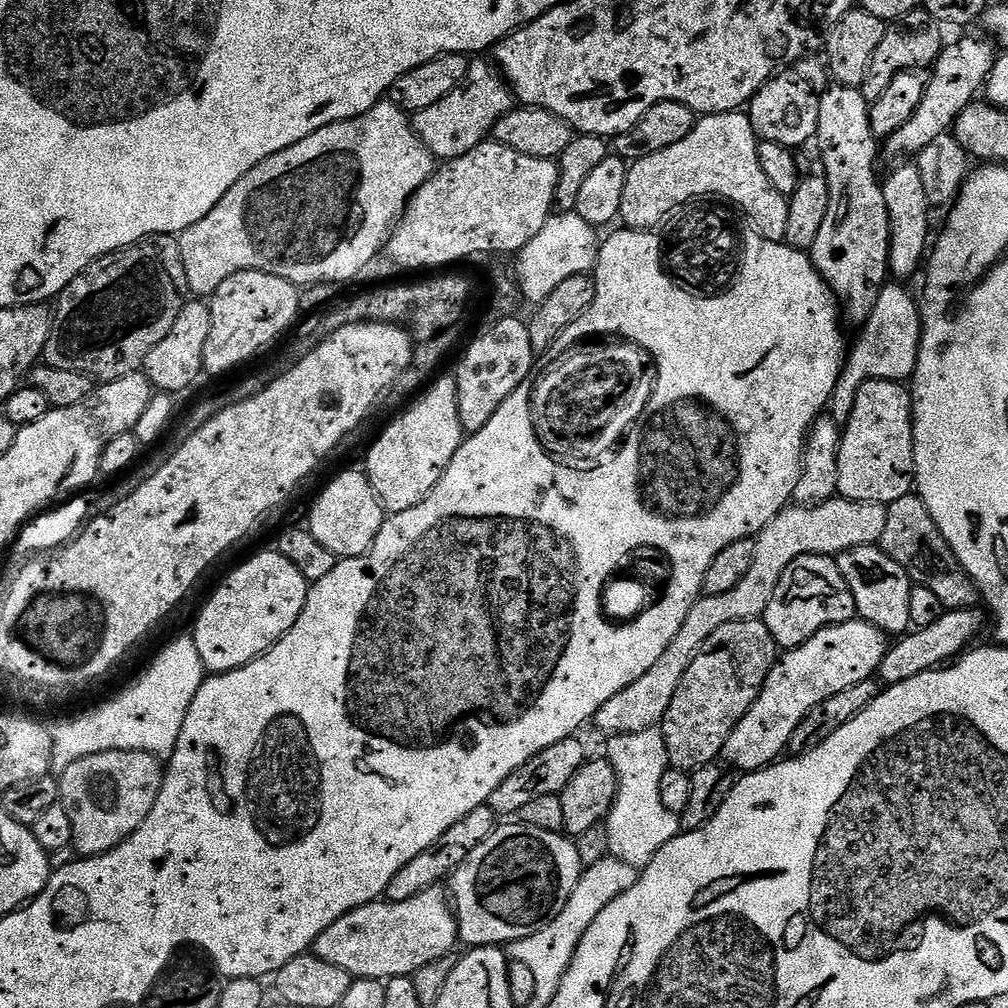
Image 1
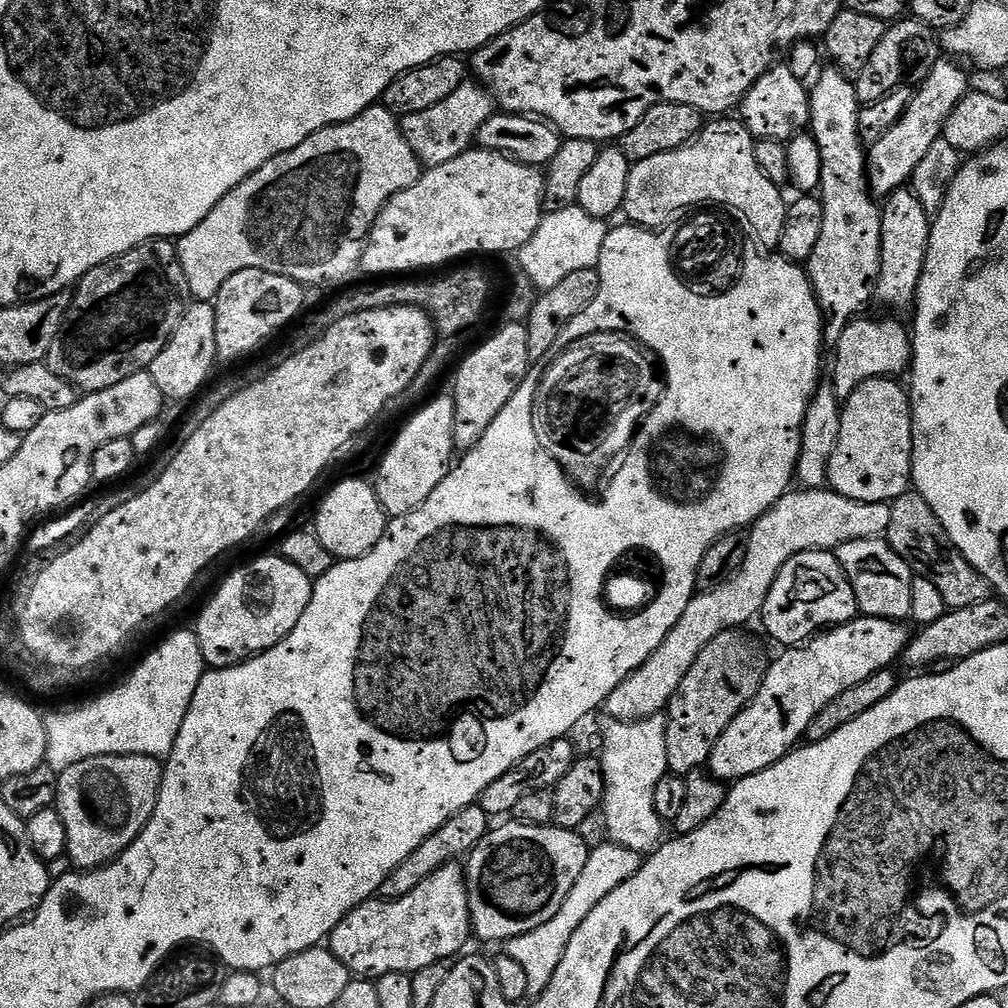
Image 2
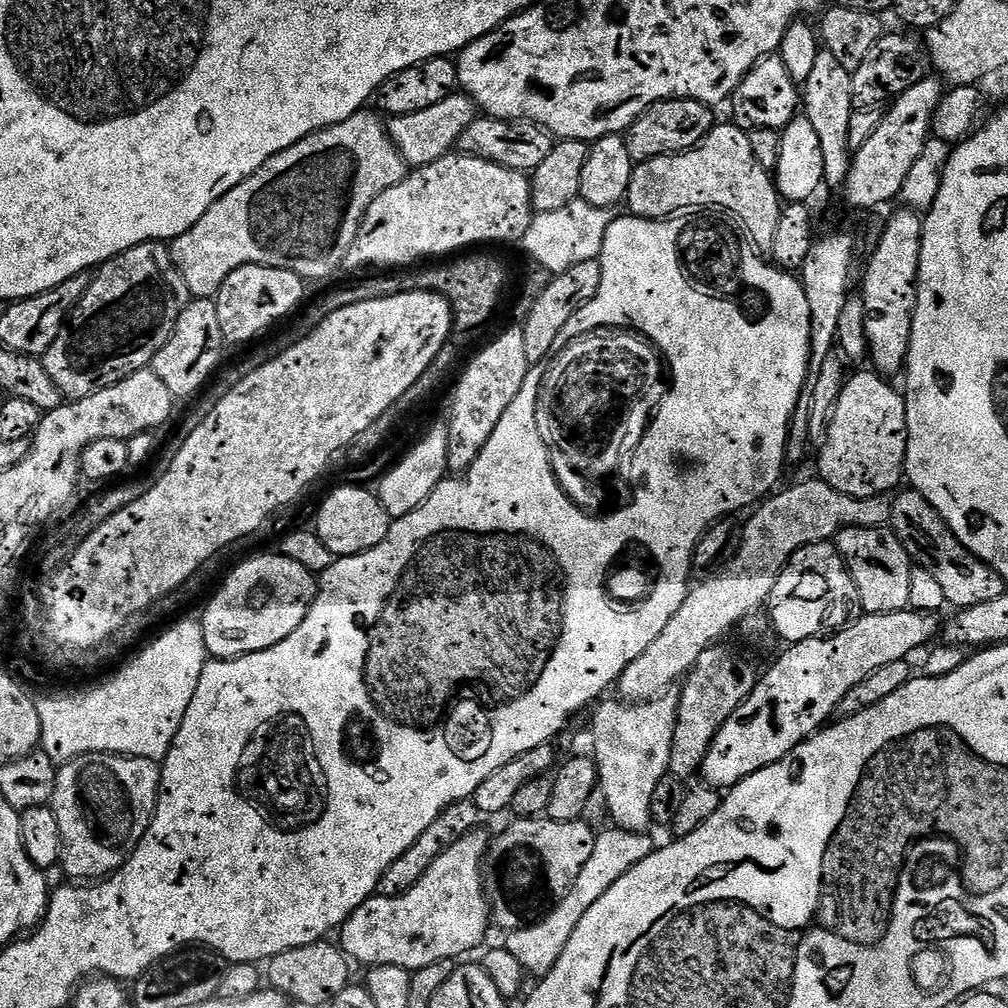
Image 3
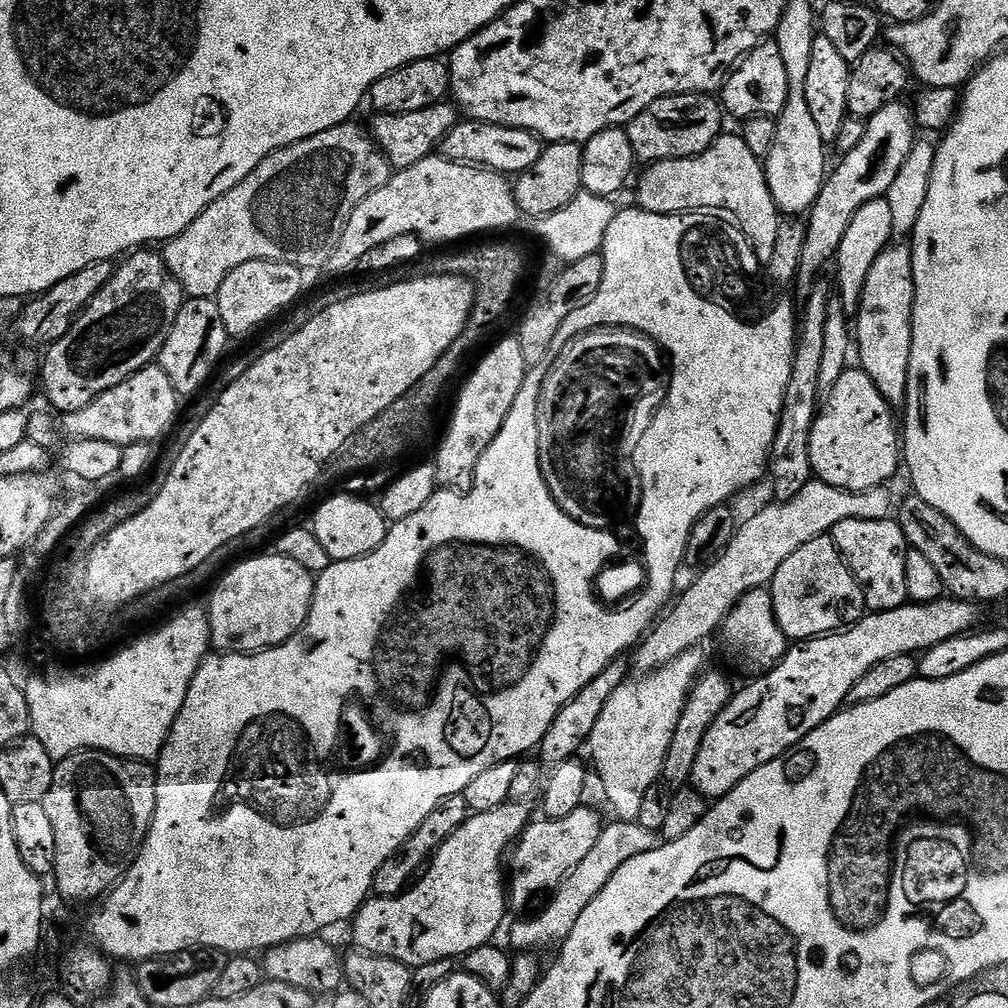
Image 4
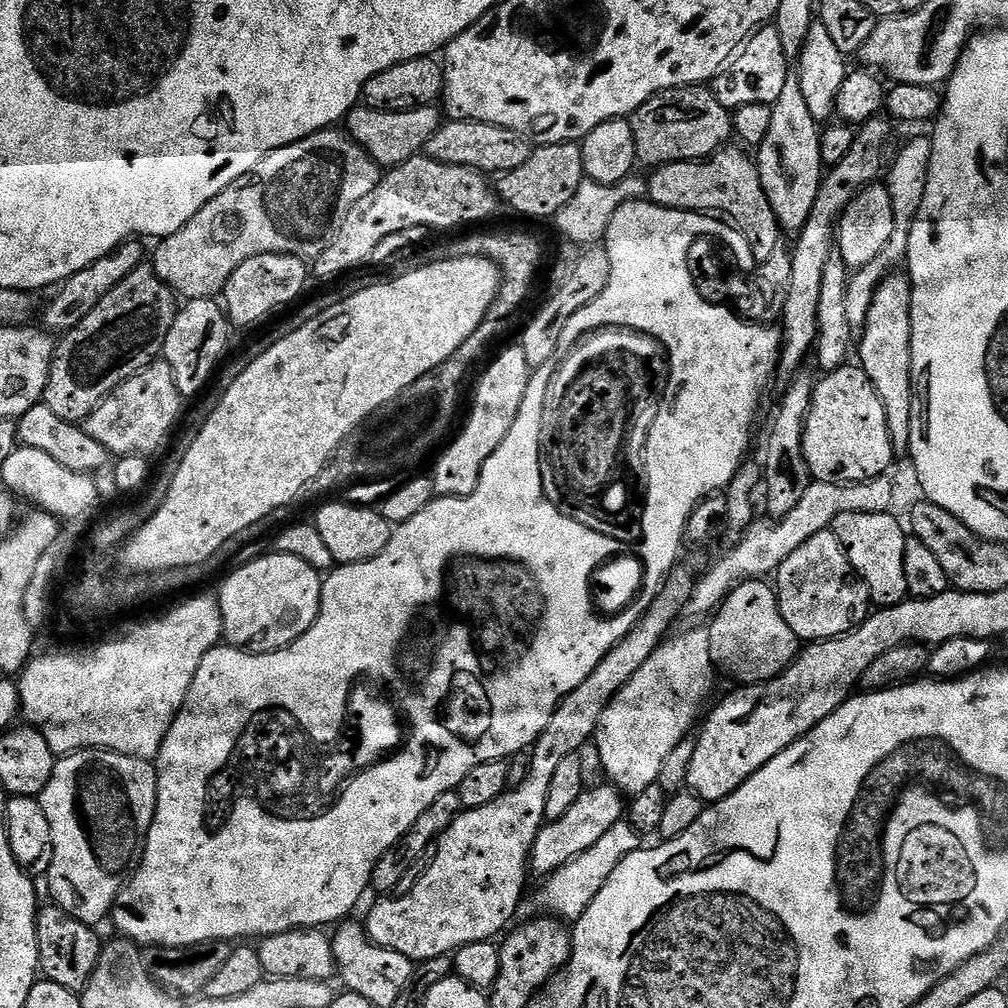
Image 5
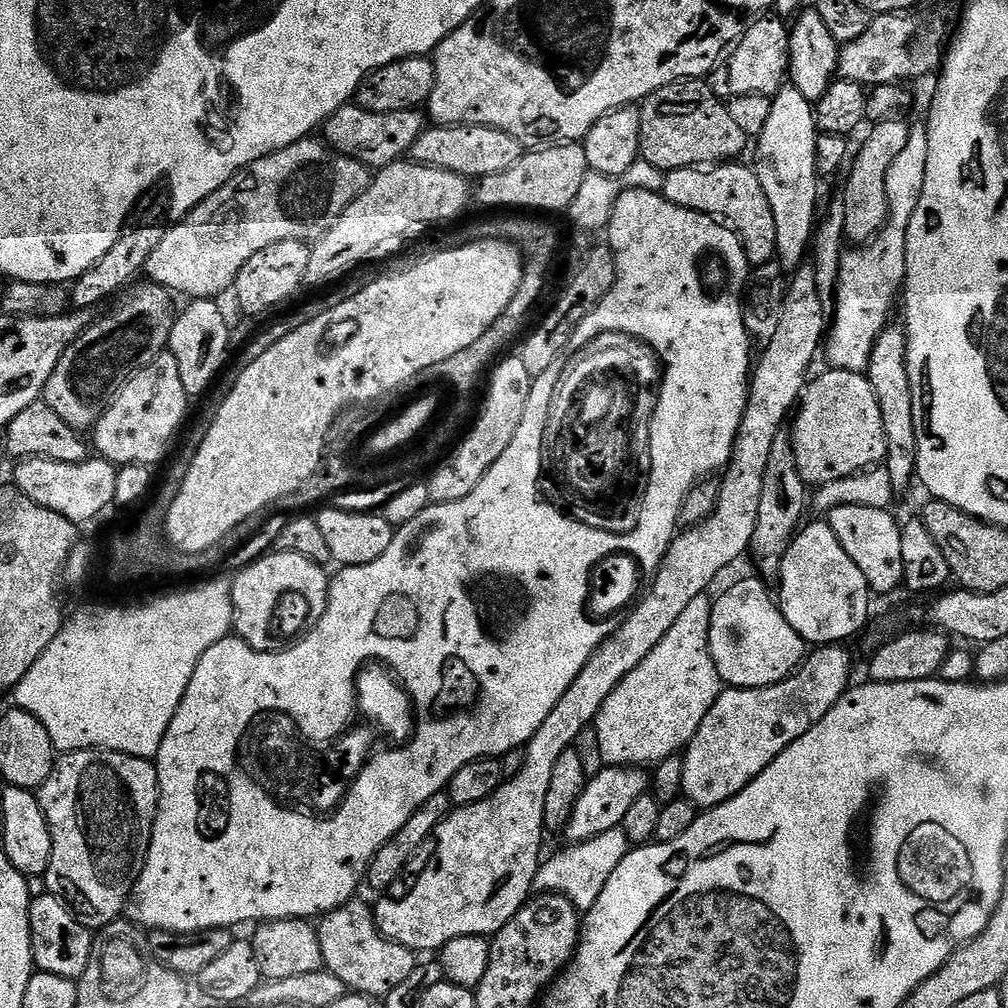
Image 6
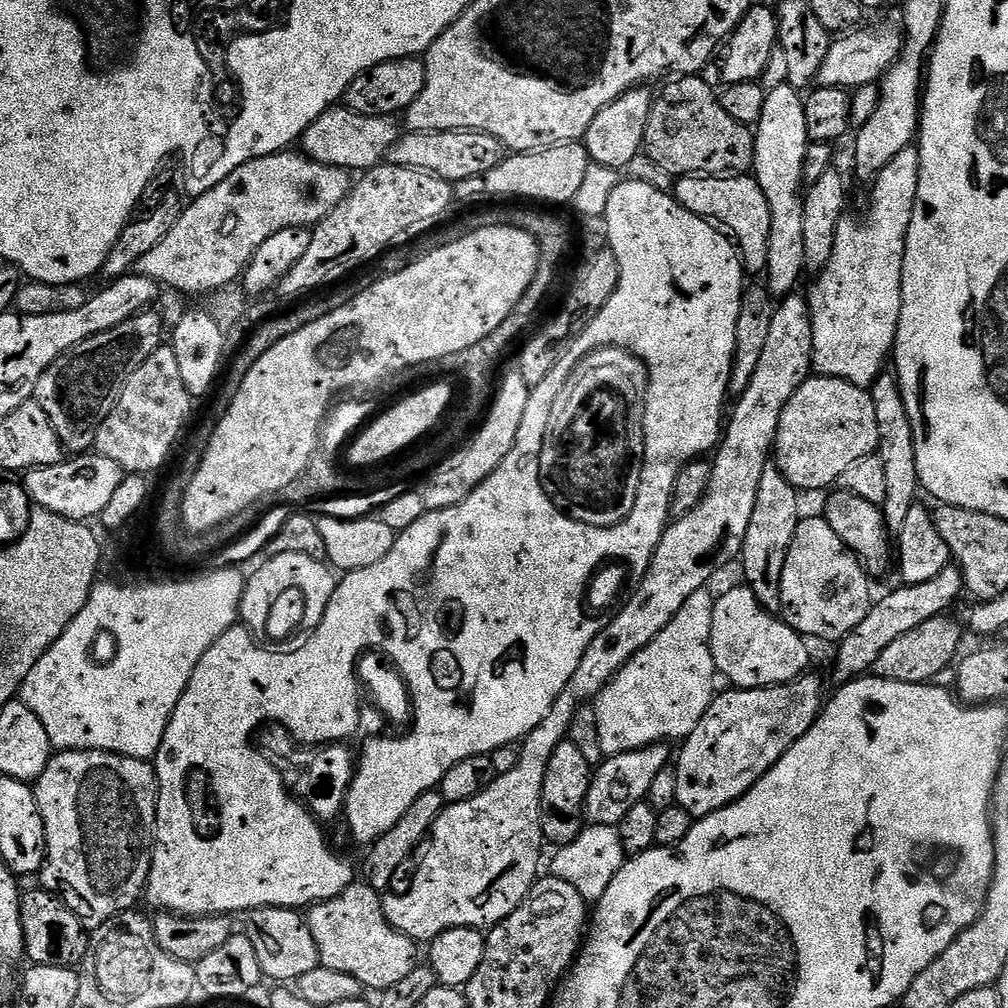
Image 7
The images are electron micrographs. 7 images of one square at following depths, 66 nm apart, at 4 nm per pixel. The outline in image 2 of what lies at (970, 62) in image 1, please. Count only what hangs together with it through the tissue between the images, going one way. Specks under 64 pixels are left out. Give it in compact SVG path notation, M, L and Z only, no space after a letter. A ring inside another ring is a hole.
M941 58L913 91L910 106L906 106L900 121L890 126L882 138L871 141L866 159L868 186L873 196L887 198L890 193L905 187L911 181L914 170L918 170L918 162L922 162L922 157L930 151L930 146L942 139L950 110L954 110L954 106L958 106L958 102L962 102L964 95L970 91L968 76L959 66L955 59Z

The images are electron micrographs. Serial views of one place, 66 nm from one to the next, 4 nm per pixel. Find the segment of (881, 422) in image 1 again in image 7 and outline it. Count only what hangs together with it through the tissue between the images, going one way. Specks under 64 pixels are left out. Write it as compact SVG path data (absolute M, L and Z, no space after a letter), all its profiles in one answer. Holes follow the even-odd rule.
M813 374L790 398L786 410L782 410L782 418L778 422L774 464L782 470L782 474L801 493L816 492L819 488L831 489L839 481L842 474L858 458L877 455L878 452L878 414L874 414L874 402L869 389L859 388L842 378Z

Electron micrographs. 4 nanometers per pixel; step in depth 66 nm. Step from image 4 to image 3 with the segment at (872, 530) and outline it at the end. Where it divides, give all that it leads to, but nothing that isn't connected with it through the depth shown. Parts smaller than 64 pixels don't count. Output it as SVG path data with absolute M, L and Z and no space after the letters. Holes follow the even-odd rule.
M891 527L843 528L834 543L860 595L860 607L869 616L902 612L910 602L910 574L914 562Z

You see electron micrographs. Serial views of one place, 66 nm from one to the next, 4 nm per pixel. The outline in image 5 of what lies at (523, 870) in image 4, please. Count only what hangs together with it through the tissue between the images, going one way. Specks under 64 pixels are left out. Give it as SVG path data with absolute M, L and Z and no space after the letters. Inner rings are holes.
M605 786L587 789L580 795L578 802L574 802L574 806L570 806L570 810L562 814L562 818L545 823L540 829L538 838L532 847L531 871L535 875L537 872L540 878L551 876L559 868L566 866L566 862L590 850L590 846L594 846L594 842L598 842L598 838L602 838L602 834L606 834L610 826L621 823L625 816L626 800L619 788Z

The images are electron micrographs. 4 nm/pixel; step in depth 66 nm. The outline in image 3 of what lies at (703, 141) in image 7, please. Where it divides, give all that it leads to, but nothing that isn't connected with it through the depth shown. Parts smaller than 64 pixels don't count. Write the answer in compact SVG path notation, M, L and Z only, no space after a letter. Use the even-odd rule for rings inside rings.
M659 100L657 104L651 104L641 116L632 123L632 127L626 133L630 158L634 162L641 160L653 160L659 156L670 156L673 152L688 152L697 144L701 144L710 134L710 130L717 123L713 109L707 104L697 100Z

